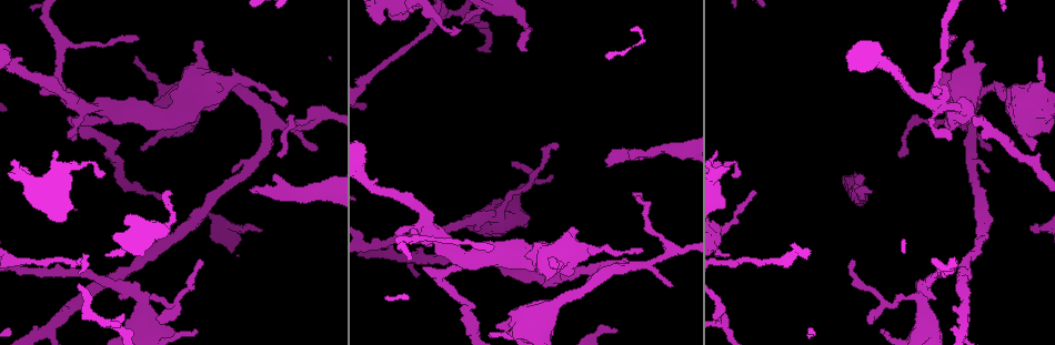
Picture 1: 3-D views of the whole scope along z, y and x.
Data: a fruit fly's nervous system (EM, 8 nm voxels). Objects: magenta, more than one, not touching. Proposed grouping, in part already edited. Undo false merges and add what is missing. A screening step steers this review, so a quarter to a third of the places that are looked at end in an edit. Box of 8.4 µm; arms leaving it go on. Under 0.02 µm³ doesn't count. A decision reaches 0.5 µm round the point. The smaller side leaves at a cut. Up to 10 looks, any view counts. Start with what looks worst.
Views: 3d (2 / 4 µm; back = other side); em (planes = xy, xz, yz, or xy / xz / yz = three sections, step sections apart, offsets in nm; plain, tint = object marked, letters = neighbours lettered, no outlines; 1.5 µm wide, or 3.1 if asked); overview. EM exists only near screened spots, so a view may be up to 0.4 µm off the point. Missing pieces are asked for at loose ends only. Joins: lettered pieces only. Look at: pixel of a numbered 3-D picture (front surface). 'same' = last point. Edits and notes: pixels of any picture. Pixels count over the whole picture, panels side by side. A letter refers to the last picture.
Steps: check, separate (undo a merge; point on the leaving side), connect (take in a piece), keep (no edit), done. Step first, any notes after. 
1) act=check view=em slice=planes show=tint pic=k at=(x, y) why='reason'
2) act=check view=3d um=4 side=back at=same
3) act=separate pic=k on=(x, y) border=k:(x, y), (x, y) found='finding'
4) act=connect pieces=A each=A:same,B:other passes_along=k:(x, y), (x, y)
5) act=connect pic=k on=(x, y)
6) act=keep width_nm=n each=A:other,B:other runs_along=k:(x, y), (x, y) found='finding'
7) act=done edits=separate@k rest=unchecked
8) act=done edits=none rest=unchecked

act=check view=em slice=planes show=plain pic=1 at=(554, 146) why='an open end'

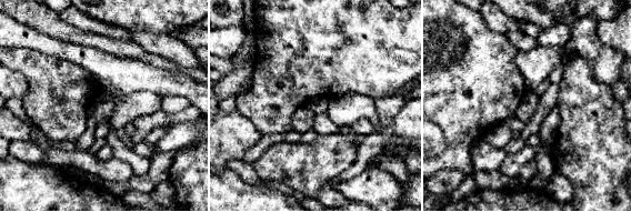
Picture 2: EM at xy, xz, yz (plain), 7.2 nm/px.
act=check view=em slice=planes show=letters at=same

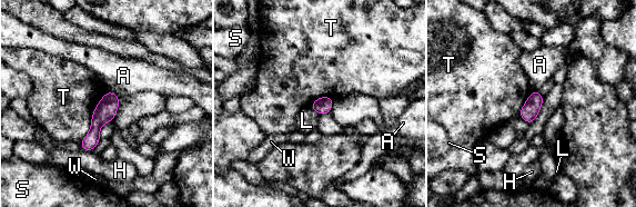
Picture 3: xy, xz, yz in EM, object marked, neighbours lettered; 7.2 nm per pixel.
act=keep longest_contact=T:440nm each=A:other,H:other,L:other,S:other,T:other,W:other border=3:(310, 106), (319, 115) found='no lettered piece goes on from it'

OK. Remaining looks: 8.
act=check view=em slice=planes show=plain pic=1 at=(989, 149) why='thin end'

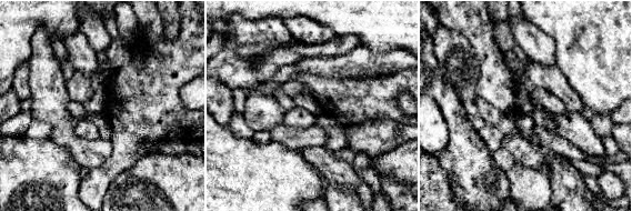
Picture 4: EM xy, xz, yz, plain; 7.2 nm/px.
act=check view=em slice=planes show=letters at=same

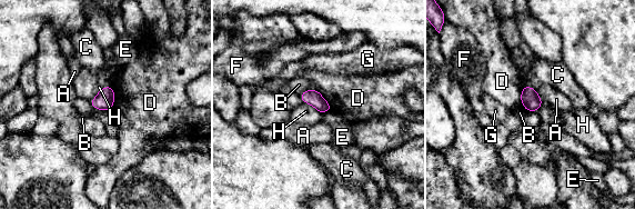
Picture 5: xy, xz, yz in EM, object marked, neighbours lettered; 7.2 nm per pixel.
act=keep each=A:other,B:other,C:other,D:other,E:other,F:other,G:other,H:other found='no lettered piece goes on from it'

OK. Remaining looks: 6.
act=check view=3d um=2 pic=1 at=(13, 62) why='thick turns thin'

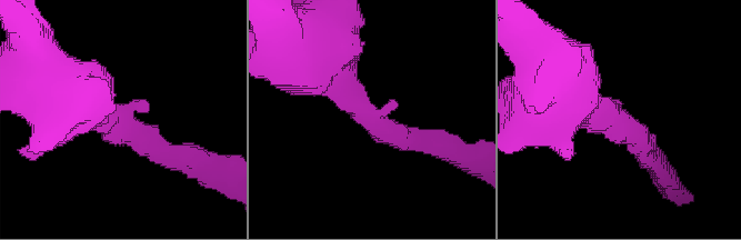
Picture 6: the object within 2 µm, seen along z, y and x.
act=check view=em slice=planes show=tint pic=6 at=(367, 112) why='shape alone is not enough'

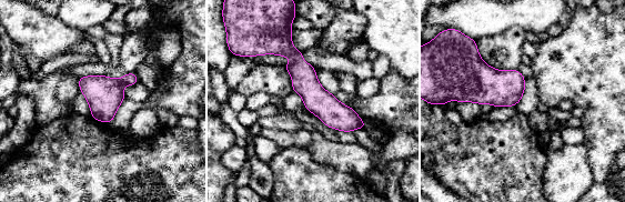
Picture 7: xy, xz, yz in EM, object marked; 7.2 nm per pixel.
act=check view=em slice=planes show=letters at=same

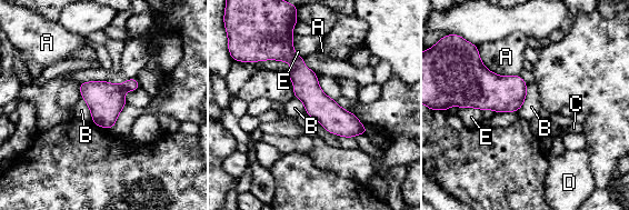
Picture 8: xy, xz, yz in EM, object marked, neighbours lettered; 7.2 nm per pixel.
act=keep each=A:other,B:other,C:other,D:other,E:other arm_widths_nm=220,550 found='all the same cell'

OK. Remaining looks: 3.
act=check view=em slice=xy step=8 show=letters pic=1 at=(139, 38) why='tapers out'

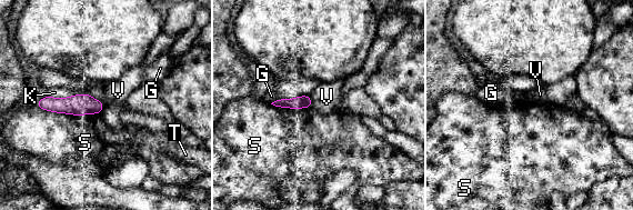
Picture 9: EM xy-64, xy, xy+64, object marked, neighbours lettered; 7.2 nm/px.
act=keep each=G:other,K:other,S:other,T:other,V:other found='no lettered piece goes on from it'

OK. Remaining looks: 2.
act=done edits=none rest=unchecked

